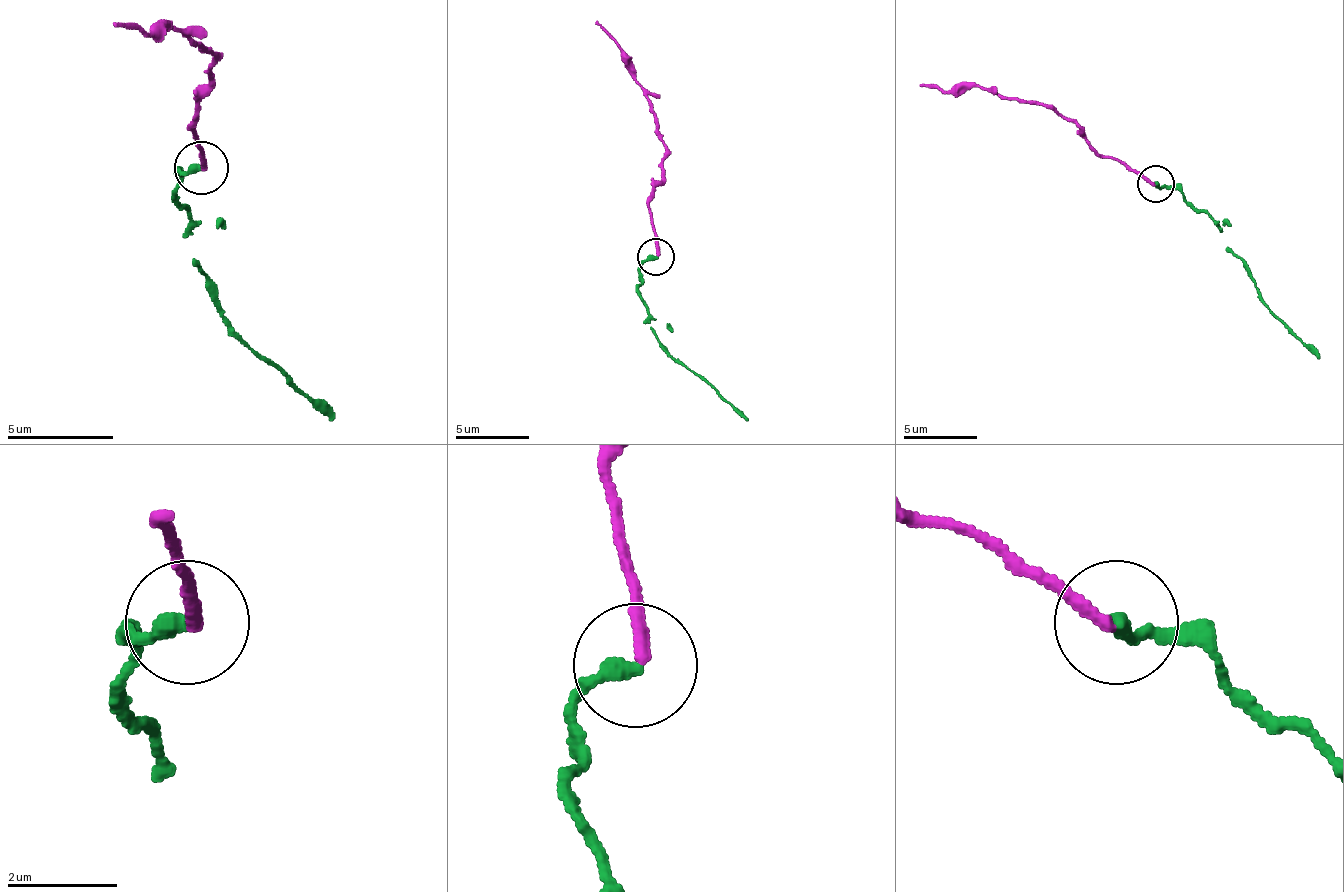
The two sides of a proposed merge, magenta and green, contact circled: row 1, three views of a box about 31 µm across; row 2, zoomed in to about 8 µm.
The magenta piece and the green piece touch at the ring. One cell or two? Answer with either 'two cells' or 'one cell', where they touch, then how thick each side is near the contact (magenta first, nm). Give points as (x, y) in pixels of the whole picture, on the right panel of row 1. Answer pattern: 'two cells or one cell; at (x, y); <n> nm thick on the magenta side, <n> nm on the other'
one cell; at (1155, 184); 220 nm thick on the magenta side, 320 nm on the other

